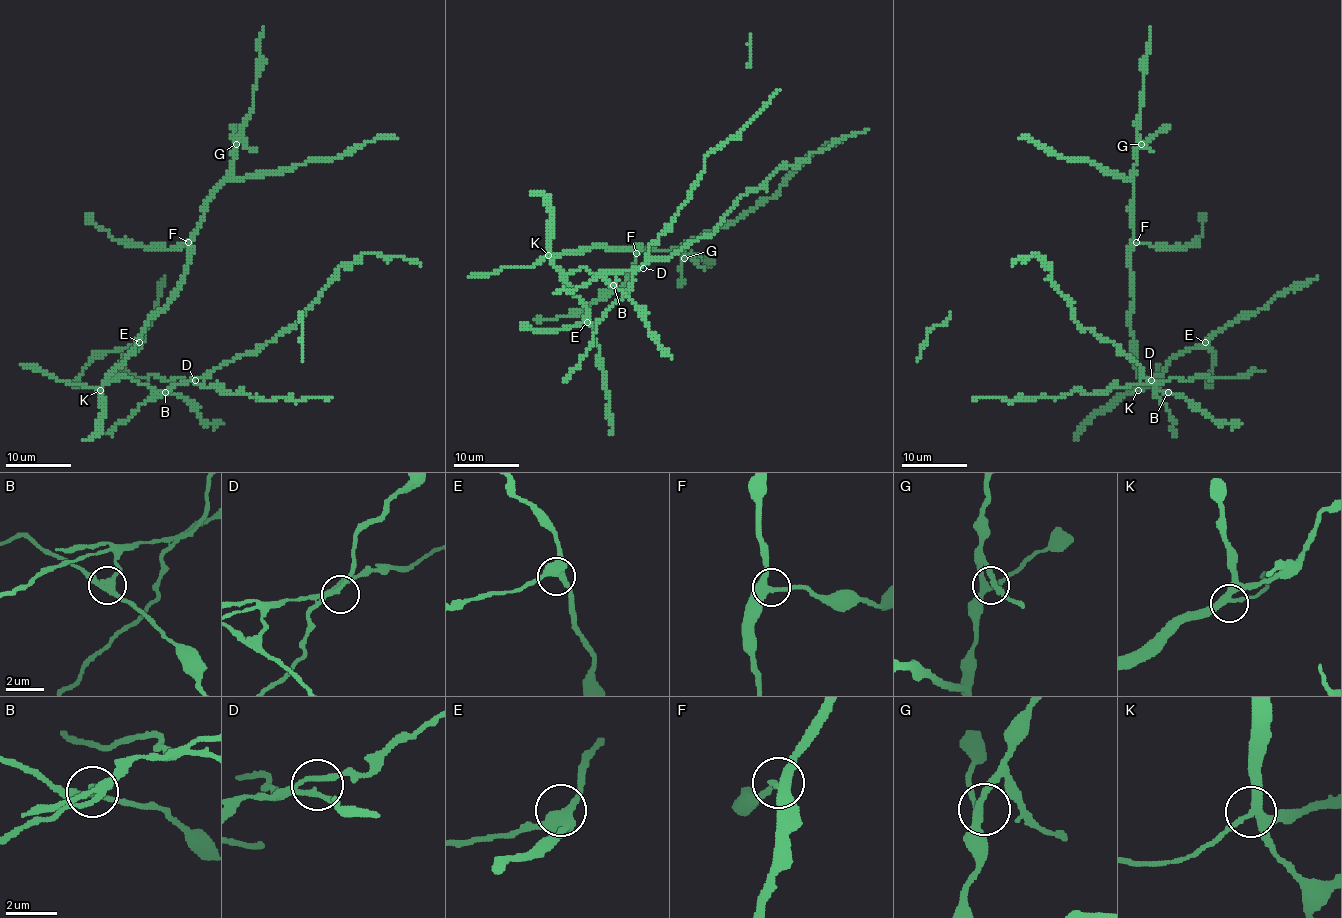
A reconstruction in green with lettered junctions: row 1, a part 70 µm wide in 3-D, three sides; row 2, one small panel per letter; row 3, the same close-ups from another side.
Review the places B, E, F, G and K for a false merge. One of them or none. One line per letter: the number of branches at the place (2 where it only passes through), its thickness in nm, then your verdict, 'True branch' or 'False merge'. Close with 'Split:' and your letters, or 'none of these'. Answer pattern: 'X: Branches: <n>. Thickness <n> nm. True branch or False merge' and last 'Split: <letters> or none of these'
B: Branches: 3. Thickness 280 nm. False merge
E: Branches: 3. Thickness 400 nm. True branch
F: Branches: 3. Thickness 360 nm. True branch
G: Branches: 3. Thickness 280 nm. True branch
K: Branches: 3. Thickness 320 nm. True branch
Split: B

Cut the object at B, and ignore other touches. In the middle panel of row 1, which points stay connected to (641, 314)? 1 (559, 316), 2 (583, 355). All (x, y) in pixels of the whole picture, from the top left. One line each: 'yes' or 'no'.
1: yes
2: no

